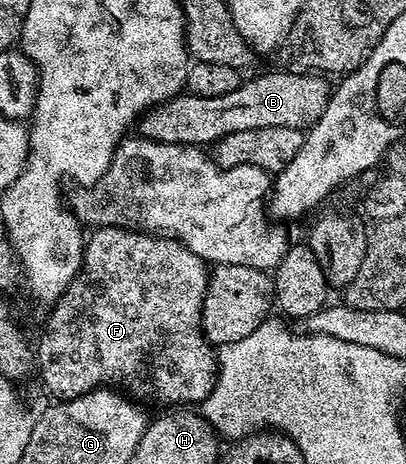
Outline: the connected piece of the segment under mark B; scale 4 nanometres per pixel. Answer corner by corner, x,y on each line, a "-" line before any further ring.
264,73
261,77
252,77
249,81
241,80
234,91
229,91
226,95
219,95
213,98
200,98
194,93
187,91
181,92
179,95
172,97
168,101
161,101
155,107
148,110
138,122
139,136
150,139
151,141
161,141
167,145
194,145
197,147
212,147
216,142
221,141
226,135
234,135
234,131
250,131
251,129
265,129
266,127
294,127
301,131
307,130
322,115
322,111
326,111
328,99
330,96
330,85
327,85
320,77
315,77
312,73

